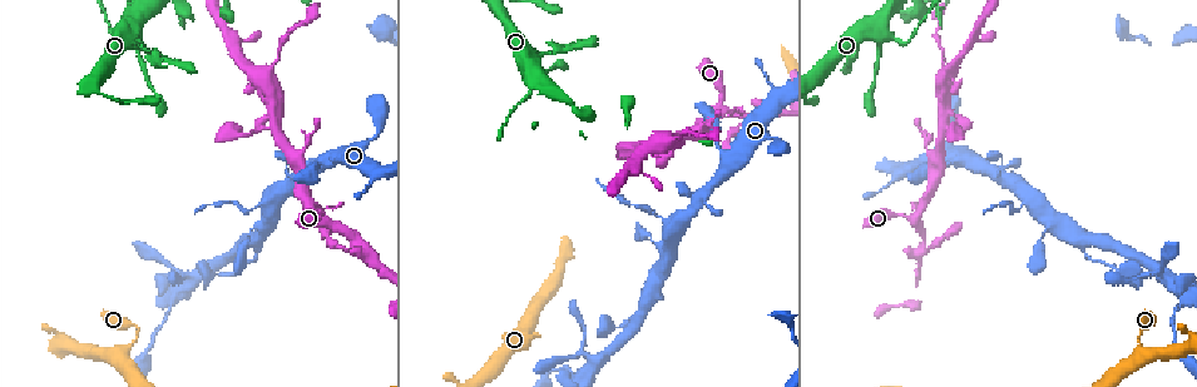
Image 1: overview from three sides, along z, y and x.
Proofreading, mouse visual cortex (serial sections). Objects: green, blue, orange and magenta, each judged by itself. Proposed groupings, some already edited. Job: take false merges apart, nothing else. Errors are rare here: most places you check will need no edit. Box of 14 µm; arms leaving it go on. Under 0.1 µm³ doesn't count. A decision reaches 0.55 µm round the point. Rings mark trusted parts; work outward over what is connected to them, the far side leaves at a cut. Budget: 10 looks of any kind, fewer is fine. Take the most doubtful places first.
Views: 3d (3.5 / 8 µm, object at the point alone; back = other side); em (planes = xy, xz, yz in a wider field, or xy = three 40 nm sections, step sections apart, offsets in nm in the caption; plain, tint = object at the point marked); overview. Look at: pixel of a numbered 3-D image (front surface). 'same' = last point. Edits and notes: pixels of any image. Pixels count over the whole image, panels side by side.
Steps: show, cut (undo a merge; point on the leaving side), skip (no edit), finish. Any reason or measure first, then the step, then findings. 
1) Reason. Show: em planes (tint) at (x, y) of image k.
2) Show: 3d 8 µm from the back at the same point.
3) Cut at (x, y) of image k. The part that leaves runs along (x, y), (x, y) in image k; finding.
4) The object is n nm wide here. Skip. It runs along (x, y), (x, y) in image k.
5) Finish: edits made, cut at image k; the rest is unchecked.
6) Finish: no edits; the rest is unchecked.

Show: 3d 3.5 µm at (855, 51) of image 1.

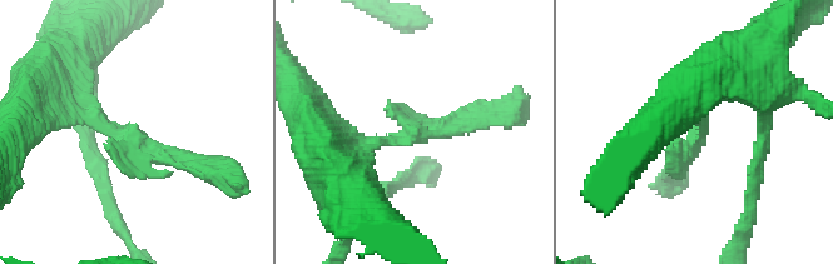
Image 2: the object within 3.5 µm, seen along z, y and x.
Show: em xy step 3 (tint) at (396, 142) of image 2.

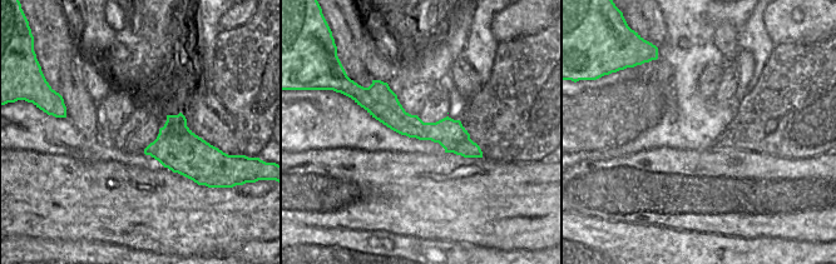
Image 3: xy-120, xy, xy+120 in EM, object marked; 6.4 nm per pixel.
Skip. It runs along (350, 90), (479, 154) in image 3; one cell here.

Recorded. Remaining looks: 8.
Abrupt turn. Show: 3d 3.5 µm from the back at (525, 98) of image 1.

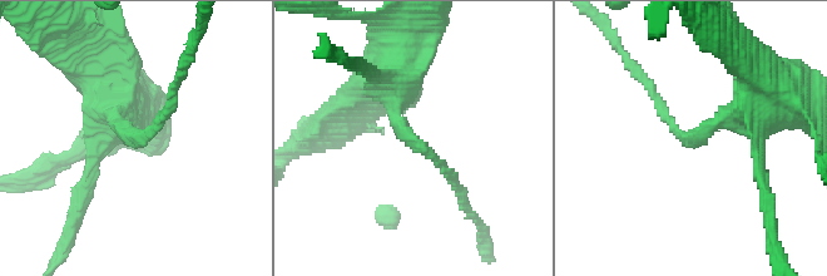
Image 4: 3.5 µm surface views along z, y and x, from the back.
Show: em xy step 1 (tint) at (135, 135) of image 4.

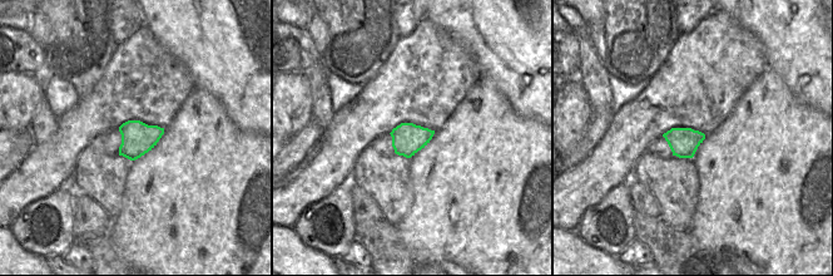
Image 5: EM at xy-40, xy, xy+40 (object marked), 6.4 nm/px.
Skip. It runs along (397, 70), (397, 124), (459, 186) in image 4; all the same cell.

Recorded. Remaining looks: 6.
Thick turns thin. Show: 3d 3.5 µm at (914, 219) of image 1.

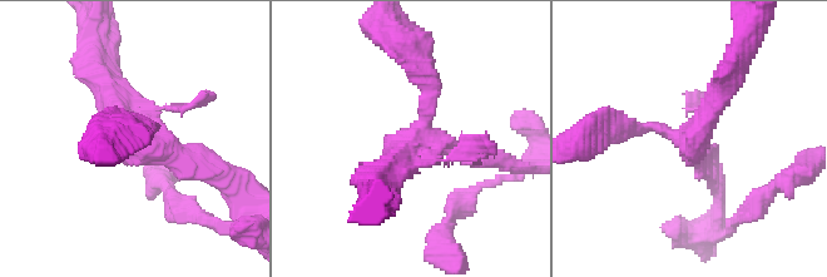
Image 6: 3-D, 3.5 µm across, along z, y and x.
Now the EM. Show: em xy step 3 (tint) at (416, 139) of image 6.

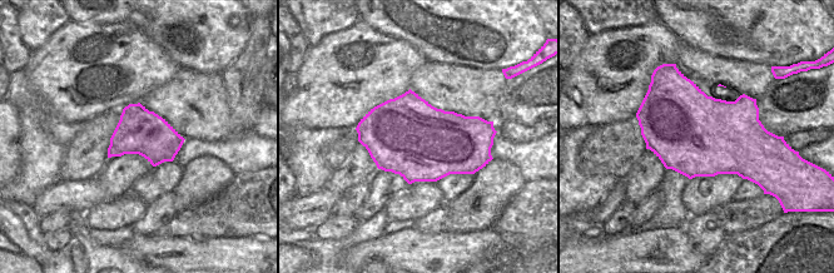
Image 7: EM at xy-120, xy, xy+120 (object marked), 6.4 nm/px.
Skip. Continuous, no second cell.

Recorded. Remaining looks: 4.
Sharp bend. Show: 3d 3.5 µm at (923, 249) of image 1.

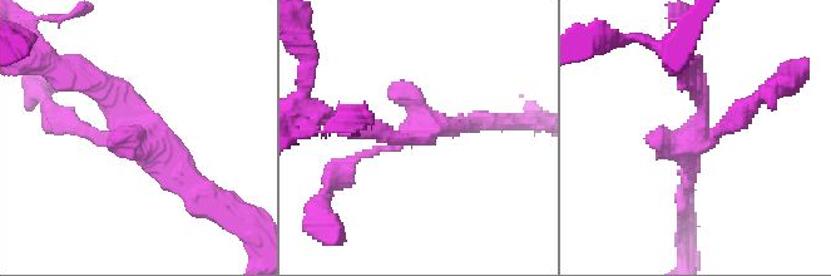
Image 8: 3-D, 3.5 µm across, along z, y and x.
Need the tissue. Show: em planes (tint) at (700, 133) of image 8.

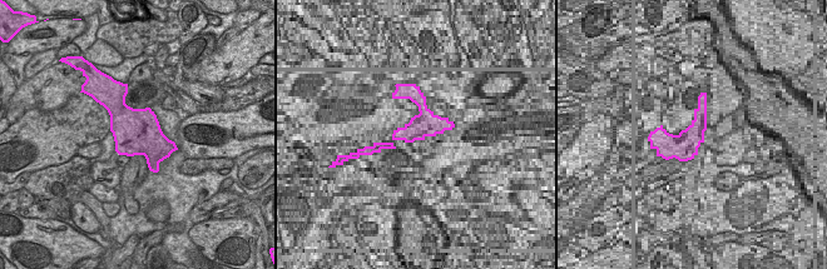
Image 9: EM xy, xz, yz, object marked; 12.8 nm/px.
Skip. It runs along (73, 77), (199, 181) in image 8; one cell here.

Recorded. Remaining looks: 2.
Finish: no edits; the rest is unchecked.

